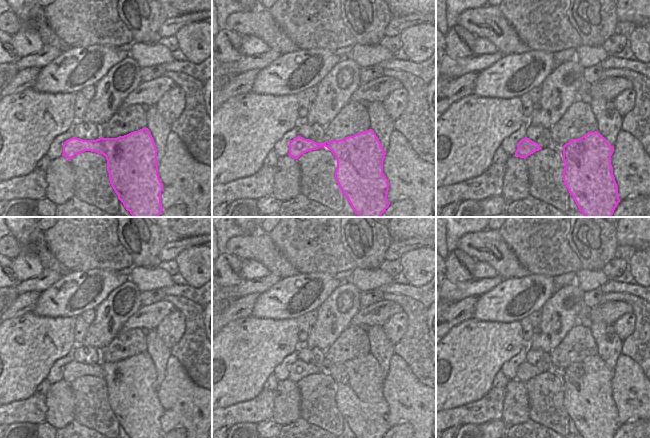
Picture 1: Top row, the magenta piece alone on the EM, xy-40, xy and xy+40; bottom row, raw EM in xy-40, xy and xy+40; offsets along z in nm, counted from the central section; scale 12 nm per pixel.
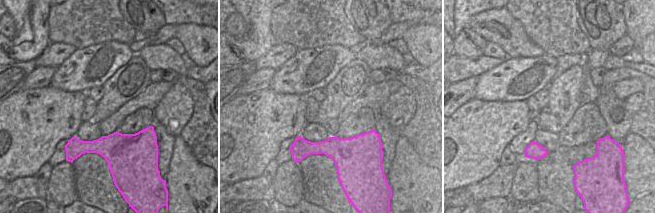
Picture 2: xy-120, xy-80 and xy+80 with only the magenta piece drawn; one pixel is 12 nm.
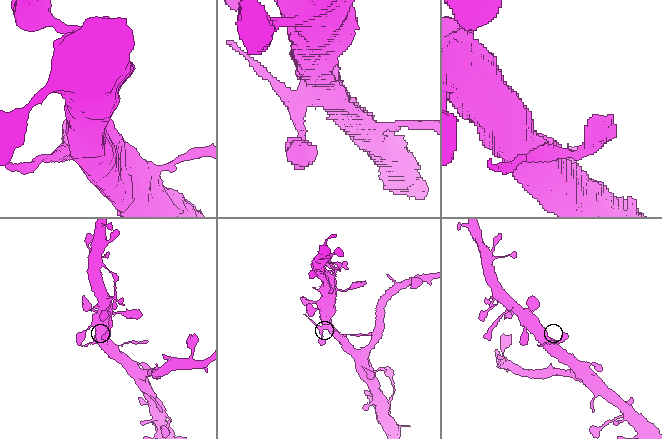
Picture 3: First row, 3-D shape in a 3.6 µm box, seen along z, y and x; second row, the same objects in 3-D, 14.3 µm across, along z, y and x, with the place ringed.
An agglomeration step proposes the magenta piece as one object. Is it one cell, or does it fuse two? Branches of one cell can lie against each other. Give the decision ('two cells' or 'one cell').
one cell

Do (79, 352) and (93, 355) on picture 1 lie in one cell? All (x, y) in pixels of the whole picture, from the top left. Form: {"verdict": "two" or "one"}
{"verdict": "one"}

